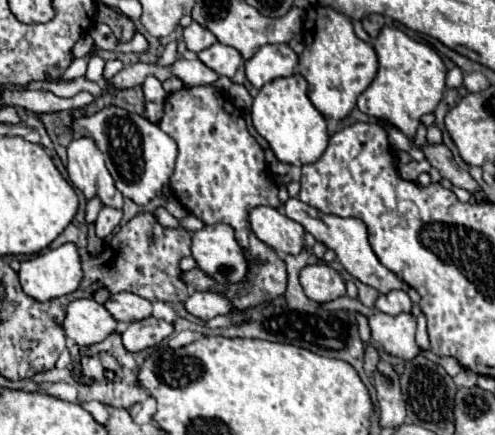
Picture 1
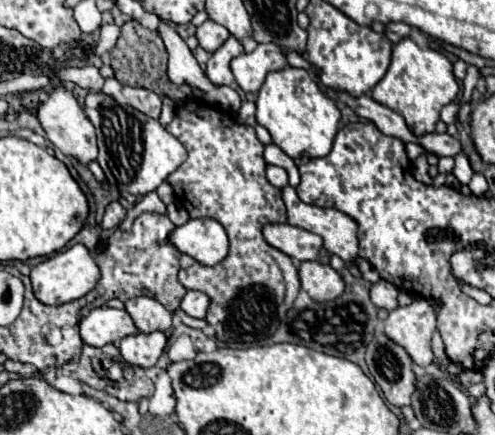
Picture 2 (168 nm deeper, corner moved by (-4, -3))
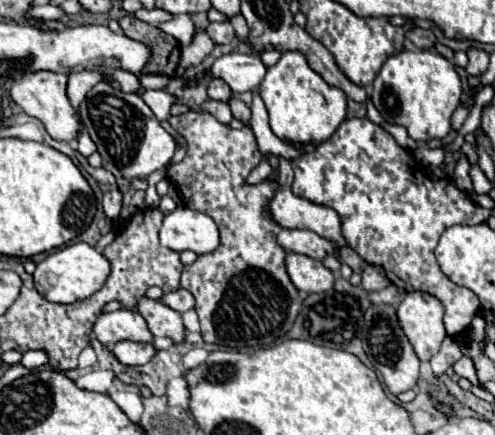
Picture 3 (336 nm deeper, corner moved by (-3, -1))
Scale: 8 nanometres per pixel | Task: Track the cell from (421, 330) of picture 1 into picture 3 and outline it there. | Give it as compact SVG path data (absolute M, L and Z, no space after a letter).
M279 159L279 189L273 197L273 201L269 203L269 209L271 209L271 215L273 219L281 225L281 227L287 227L287 229L309 229L309 231L315 231L319 237L325 237L329 241L333 241L337 247L345 247L347 241L341 233L341 219L337 217L337 211L331 209L331 207L325 207L325 205L315 205L311 201L305 201L303 197L297 197L293 195L291 191L291 181L293 181L293 169L291 169L291 163L287 159Z

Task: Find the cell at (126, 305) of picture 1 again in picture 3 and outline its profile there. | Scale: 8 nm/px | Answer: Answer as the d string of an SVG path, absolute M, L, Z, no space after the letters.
M143 295L137 301L137 311L147 321L147 327L149 327L149 331L155 337L163 335L163 337L173 339L175 343L181 343L183 341L185 327L183 327L181 315L177 311L173 311L171 307L167 307L163 303L153 301L153 299L149 299L149 297Z

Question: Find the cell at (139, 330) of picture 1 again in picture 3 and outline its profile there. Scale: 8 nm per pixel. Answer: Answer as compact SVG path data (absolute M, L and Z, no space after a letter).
M119 341L113 347L115 357L123 365L145 365L155 357L155 347L151 343L135 343L135 341Z

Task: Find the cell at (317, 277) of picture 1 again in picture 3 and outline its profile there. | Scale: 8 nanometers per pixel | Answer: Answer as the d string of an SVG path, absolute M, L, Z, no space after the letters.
M287 253L285 257L287 273L293 285L305 293L325 293L335 285L333 271L327 269L321 261L315 261L307 255Z

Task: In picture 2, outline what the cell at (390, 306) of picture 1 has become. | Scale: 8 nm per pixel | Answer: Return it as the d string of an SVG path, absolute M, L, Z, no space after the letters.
M380 279L378 283L372 283L372 287L370 287L370 299L376 307L384 307L388 311L396 309L398 307L396 297L398 297L398 289L390 281Z

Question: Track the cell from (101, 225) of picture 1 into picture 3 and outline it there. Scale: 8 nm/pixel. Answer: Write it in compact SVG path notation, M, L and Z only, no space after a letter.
M111 187L105 193L105 197L103 197L103 211L105 211L105 215L111 221L115 221L119 217L119 213L121 213L121 207L123 207L123 203L121 203L121 191L117 187Z

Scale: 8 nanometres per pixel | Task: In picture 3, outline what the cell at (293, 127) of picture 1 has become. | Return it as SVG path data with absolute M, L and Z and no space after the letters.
M287 51L267 69L263 77L263 103L269 113L271 131L287 143L325 143L347 113L347 97L341 89L327 85L305 61L303 53Z

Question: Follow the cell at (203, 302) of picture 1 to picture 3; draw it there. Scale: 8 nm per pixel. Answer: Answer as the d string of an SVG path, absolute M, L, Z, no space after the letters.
M177 289L177 291L171 291L167 295L163 295L163 299L159 299L161 303L165 303L167 307L179 311L179 313L185 313L189 309L195 307L195 297L187 291L187 289Z

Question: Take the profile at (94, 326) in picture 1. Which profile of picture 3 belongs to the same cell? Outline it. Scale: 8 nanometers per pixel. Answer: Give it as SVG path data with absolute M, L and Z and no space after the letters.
M131 309L101 313L93 325L93 333L107 347L113 347L117 341L123 339L139 341L139 343L153 341L153 335L149 333L145 319Z

